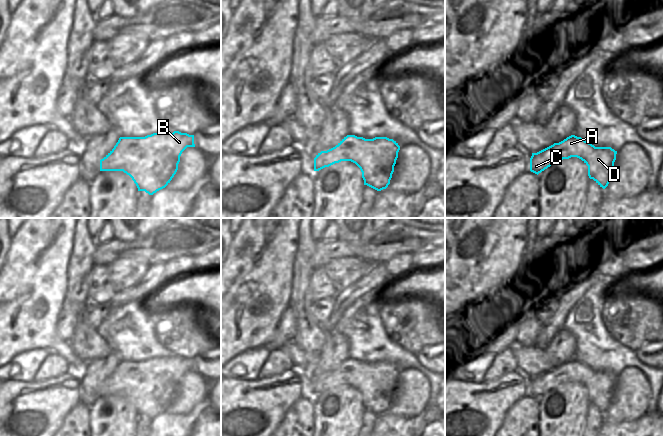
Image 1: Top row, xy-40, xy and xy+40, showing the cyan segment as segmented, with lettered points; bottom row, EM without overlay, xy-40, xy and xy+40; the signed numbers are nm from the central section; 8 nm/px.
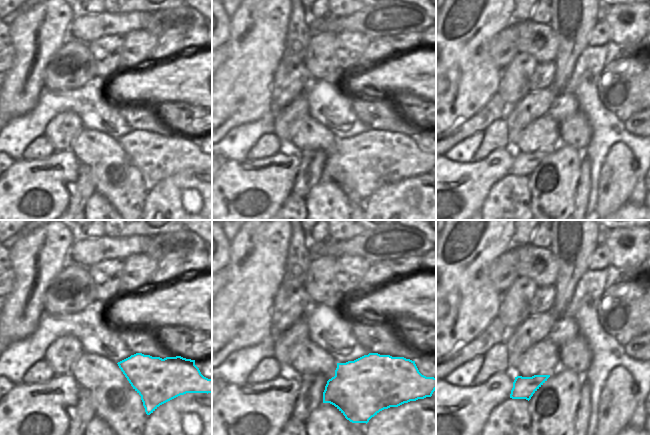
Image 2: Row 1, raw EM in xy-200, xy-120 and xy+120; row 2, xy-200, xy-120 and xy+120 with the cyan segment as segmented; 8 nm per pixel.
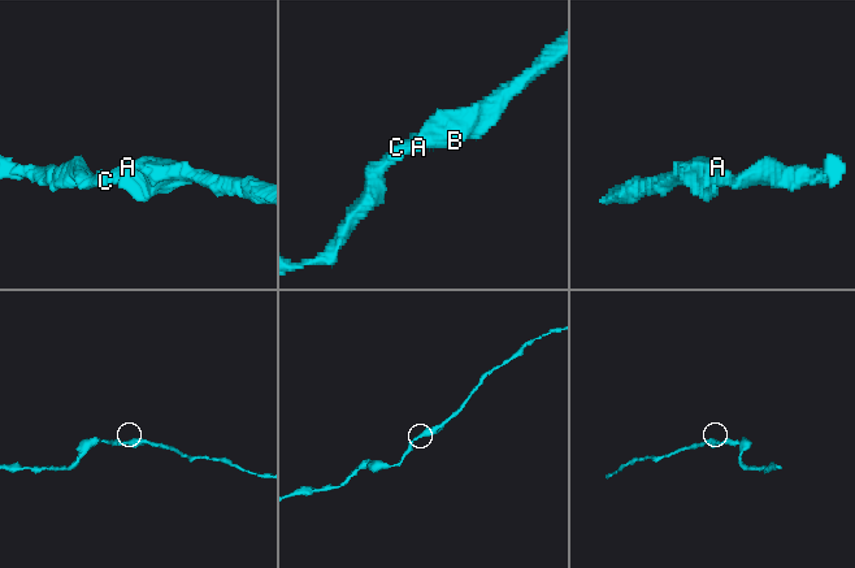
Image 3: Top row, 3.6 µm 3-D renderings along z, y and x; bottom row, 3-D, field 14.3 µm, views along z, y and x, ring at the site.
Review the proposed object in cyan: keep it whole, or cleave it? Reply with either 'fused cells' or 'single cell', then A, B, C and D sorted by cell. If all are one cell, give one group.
single cell; A B C D

